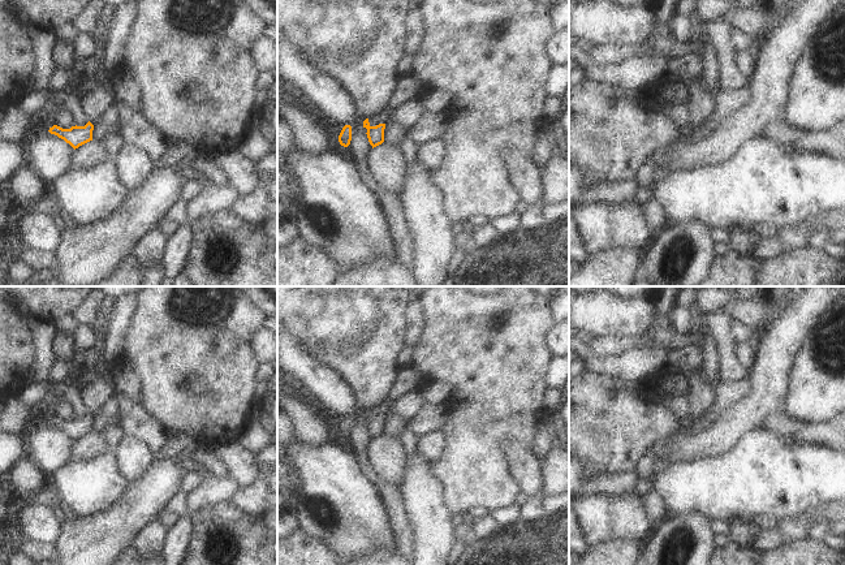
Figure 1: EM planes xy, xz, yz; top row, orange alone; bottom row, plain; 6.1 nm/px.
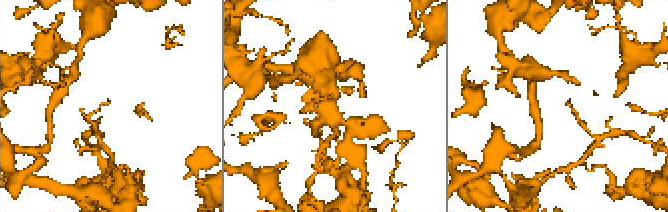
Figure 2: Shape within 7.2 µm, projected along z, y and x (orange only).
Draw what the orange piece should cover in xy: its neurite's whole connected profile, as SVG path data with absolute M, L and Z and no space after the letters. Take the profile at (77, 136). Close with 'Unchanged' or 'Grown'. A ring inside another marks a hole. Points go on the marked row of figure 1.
M89 121L85 126L72 126L70 129L62 129L57 125L49 128L49 133L57 135L69 143L74 150L79 146L92 141L94 125Z. Unchanged

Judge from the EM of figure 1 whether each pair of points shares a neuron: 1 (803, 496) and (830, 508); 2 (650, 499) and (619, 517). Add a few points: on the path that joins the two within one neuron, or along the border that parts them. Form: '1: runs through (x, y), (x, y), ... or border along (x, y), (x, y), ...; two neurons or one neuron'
1: border along (831, 501), (815, 504), (792, 514); two neurons
2: border along (641, 499), (645, 512), (654, 525); two neurons

